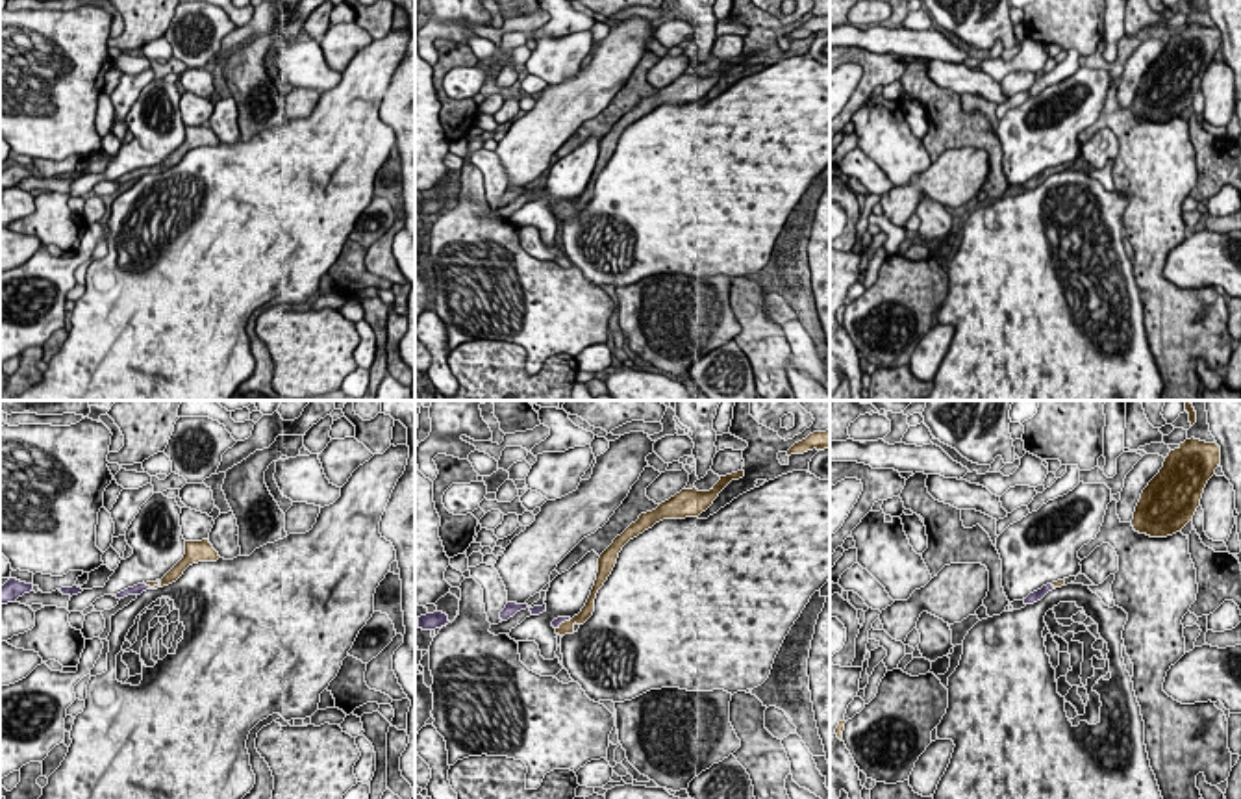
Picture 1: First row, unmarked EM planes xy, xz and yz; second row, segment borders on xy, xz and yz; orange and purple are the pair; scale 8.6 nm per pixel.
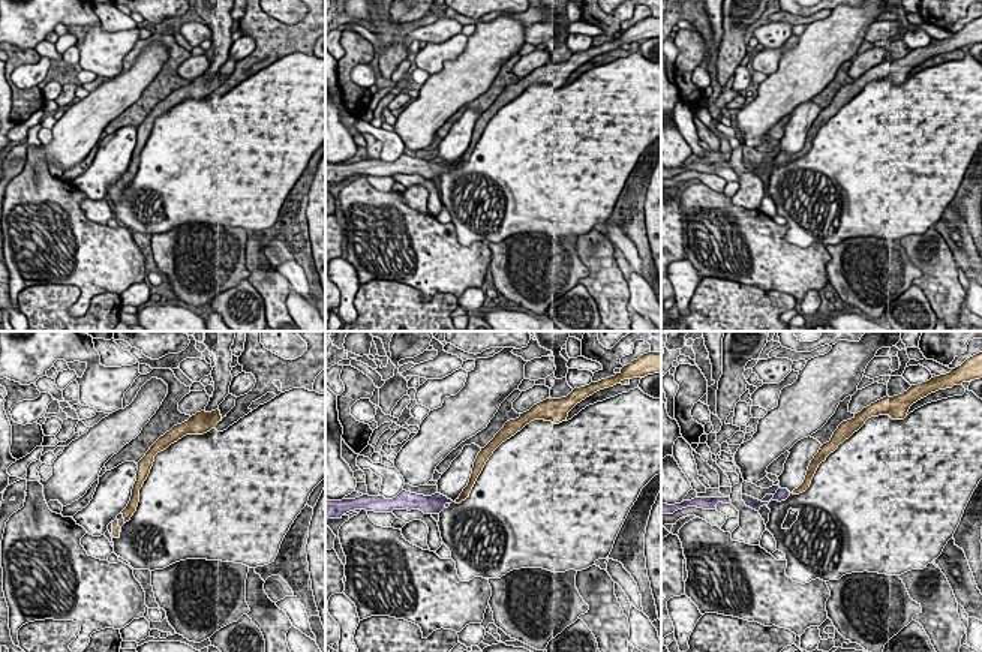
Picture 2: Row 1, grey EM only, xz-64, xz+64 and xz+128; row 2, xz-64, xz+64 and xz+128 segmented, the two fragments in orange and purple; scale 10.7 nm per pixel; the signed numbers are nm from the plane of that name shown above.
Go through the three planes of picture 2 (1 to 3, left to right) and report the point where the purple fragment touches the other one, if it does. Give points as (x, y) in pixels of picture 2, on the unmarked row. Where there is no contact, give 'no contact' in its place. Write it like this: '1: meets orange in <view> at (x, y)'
1: no contact
2: no contact
3: no contact

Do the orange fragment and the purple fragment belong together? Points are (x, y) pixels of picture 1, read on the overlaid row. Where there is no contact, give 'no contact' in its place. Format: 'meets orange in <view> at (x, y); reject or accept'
meets orange in xz at (565, 621); accept

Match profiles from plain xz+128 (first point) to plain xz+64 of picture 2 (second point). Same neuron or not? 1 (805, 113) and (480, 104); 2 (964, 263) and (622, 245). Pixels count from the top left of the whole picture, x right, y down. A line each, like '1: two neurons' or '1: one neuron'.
1: two neurons
2: one neuron

